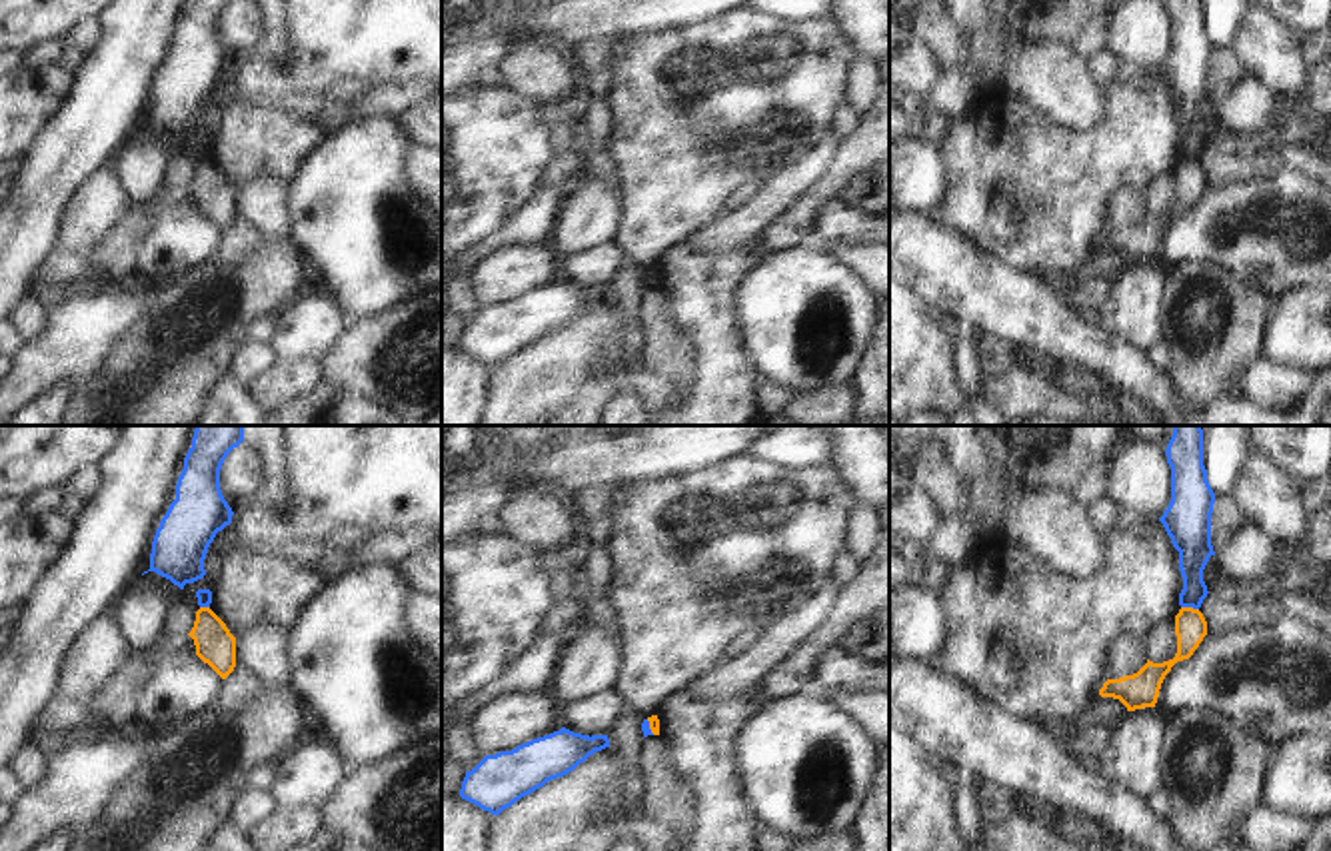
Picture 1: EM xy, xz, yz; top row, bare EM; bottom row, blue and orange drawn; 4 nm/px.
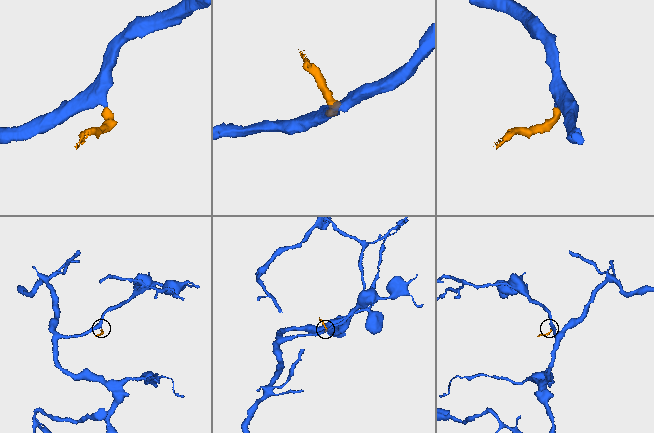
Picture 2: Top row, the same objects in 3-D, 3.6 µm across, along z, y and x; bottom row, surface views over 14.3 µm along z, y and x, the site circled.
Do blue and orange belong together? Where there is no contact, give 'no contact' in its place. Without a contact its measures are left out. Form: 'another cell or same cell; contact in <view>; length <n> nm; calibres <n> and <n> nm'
another cell; contact in yz; length 70 nm; calibres 140 and 130 nm

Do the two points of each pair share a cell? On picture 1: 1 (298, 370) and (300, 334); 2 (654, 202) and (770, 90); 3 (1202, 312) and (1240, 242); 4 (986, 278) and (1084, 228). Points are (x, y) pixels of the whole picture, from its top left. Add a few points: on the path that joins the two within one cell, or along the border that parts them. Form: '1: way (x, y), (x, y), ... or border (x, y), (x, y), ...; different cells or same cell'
1: border (280, 358), (318, 358), (322, 362); different cells
2: way (678, 170), (738, 108); same cell
3: border (1178, 266), (1218, 264), (1264, 294); different cells
4: border (970, 240), (1010, 266), (1036, 274); different cells

